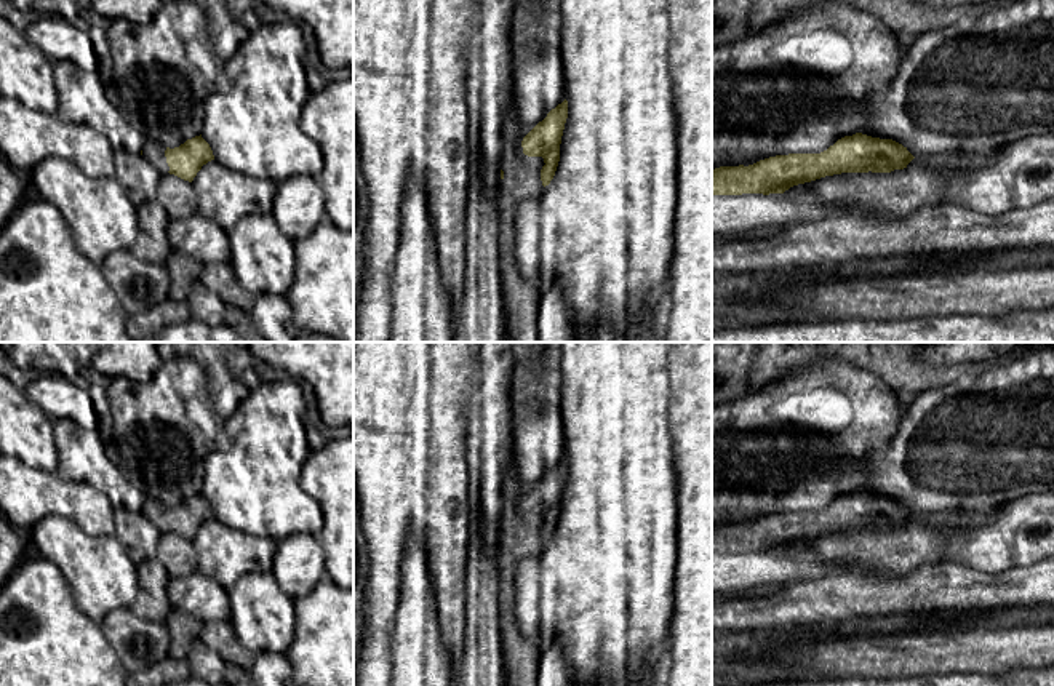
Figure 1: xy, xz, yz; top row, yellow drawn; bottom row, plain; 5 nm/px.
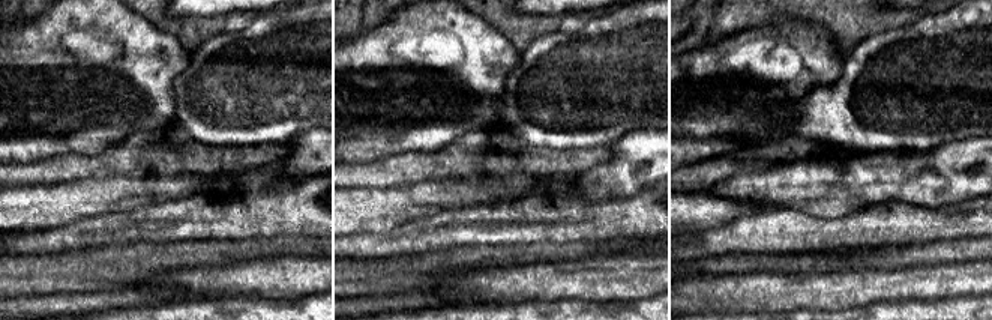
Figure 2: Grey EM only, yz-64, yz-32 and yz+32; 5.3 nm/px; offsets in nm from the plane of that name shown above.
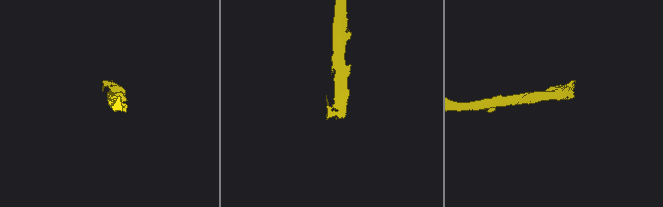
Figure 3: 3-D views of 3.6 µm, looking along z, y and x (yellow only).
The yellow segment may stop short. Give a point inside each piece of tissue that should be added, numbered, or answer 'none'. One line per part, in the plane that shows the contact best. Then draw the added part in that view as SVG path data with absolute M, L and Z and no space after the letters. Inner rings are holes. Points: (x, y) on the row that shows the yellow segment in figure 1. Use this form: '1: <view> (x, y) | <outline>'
1: xz (522, 181) | M512 99L507 102L502 125L504 177L499 184L499 270L502 280L502 302L510 342L537 342L537 313L541 293L536 283L528 281L515 261L515 209L544 192L541 170L542 157L523 154L523 134L518 126Z

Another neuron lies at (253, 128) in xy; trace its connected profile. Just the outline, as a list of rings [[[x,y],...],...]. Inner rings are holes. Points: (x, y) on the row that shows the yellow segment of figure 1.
[[[299,22],[251,24],[250,37],[224,64],[229,86],[210,94],[203,104],[202,138],[216,162],[240,174],[277,184],[296,174],[320,176],[325,165],[321,150],[299,126],[302,107],[312,93],[307,85],[309,56]]]

